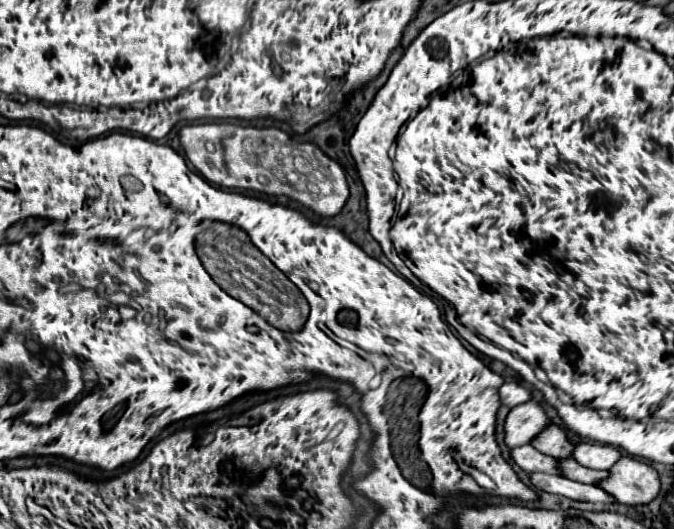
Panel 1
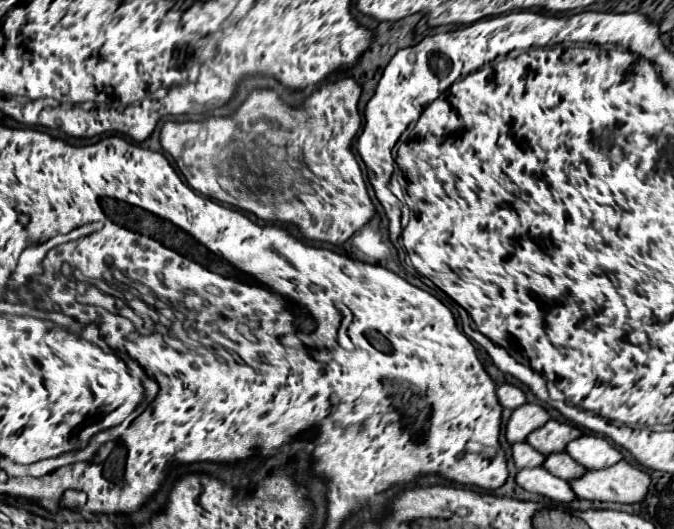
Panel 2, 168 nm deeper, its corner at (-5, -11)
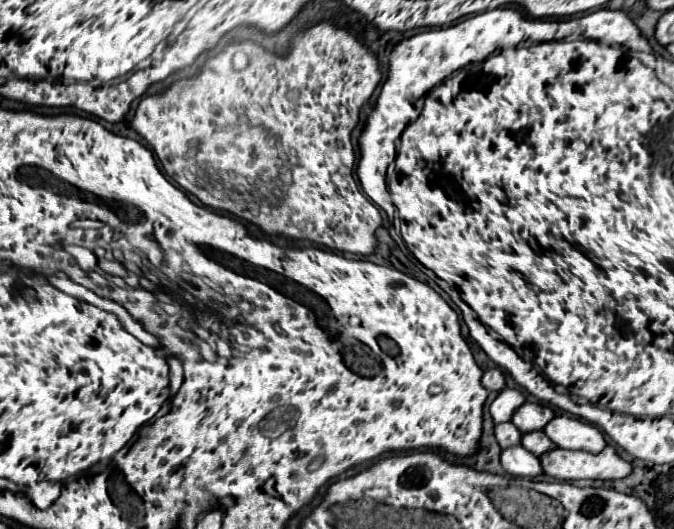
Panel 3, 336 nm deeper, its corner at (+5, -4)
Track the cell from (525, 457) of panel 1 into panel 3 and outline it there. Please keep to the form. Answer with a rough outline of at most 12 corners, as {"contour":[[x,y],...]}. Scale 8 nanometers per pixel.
{"contour":[[511,421],[495,425],[501,449],[521,445],[521,431]]}

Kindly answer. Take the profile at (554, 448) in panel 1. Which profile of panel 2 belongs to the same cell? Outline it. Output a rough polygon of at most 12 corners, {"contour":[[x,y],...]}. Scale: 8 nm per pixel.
{"contour":[[545,422],[527,436],[541,454],[561,452],[581,436],[573,424]]}

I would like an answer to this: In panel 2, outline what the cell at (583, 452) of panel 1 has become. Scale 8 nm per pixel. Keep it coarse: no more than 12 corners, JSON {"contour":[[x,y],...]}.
{"contour":[[579,436],[565,448],[589,470],[617,464],[621,452],[603,436]]}

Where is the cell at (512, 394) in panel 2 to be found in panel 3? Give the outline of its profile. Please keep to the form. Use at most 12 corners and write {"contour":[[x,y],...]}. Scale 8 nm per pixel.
{"contour":[[487,369],[483,387],[501,393],[505,389],[505,375],[499,369]]}

